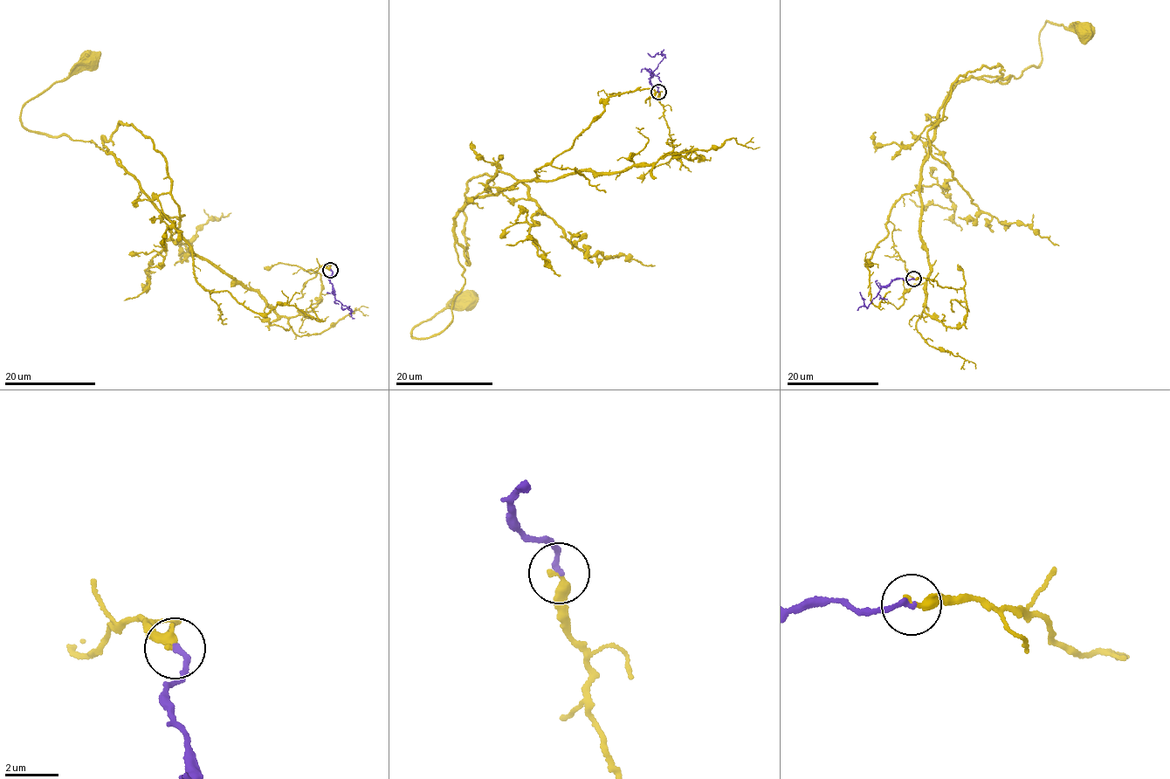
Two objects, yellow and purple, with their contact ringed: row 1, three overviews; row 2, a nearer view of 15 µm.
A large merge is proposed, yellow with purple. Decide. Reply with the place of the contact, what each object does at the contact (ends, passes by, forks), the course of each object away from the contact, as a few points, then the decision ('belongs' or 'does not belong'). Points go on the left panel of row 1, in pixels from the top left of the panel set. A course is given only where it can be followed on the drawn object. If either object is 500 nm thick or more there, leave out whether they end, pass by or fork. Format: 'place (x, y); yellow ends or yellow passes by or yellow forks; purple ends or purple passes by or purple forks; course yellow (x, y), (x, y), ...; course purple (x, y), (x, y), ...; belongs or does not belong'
place (330, 270); yellow ends; purple ends; course yellow (330, 270), (304, 269), (318, 303), (280, 316), (196, 253), (110, 152), (23, 126), (90, 58); course purple (330, 270), (332, 272), (329, 280), (333, 293), (351, 311), (342, 308), (341, 305); does not belong

